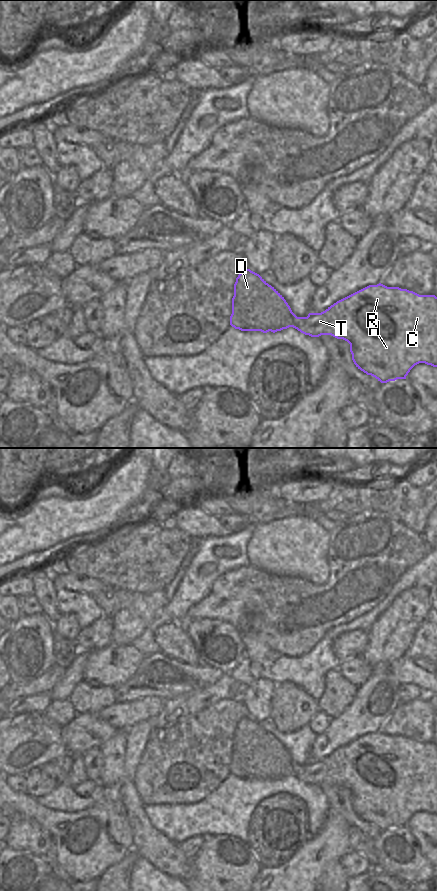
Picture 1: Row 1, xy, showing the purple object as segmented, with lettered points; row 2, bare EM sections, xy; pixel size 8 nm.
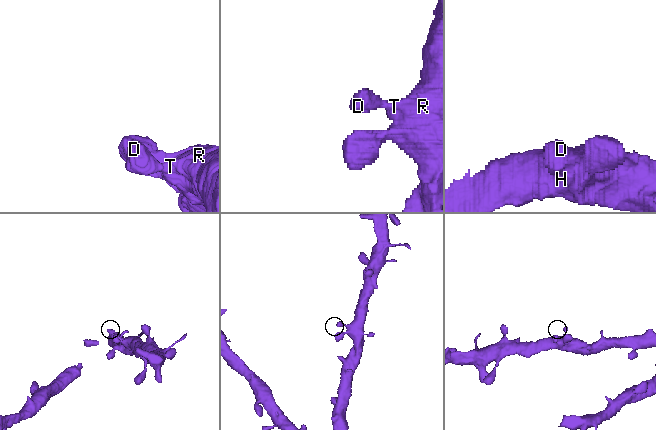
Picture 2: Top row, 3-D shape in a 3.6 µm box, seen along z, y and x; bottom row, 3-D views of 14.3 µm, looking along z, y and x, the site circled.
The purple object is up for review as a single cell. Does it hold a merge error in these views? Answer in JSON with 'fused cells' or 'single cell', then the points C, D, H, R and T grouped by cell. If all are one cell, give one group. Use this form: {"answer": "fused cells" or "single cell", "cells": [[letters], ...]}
{"answer": "single cell", "cells": [["C", "D", "H", "R", "T"]]}

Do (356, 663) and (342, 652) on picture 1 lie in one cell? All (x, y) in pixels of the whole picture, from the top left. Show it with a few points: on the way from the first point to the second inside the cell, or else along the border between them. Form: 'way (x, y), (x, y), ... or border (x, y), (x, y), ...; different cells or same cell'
border (360, 655), (342, 661); different cells

